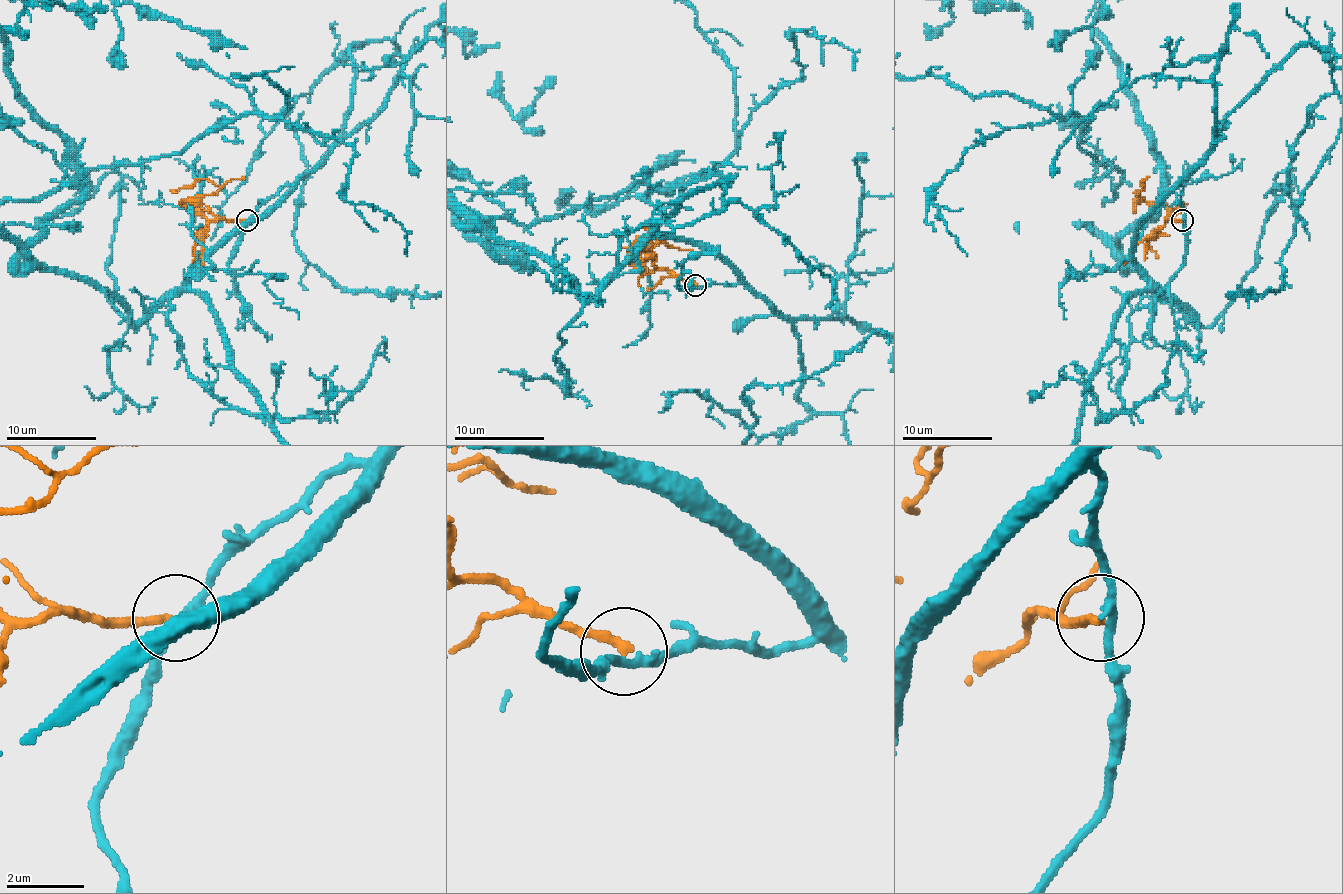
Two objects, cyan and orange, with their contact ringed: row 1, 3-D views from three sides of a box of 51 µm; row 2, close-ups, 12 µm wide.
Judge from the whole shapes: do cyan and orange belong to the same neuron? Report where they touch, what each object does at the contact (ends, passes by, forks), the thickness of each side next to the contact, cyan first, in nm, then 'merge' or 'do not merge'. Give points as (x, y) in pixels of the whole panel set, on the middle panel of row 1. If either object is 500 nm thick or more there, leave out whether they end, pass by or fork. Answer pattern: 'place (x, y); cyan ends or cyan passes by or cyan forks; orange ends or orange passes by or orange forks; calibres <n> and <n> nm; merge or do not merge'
place (695, 285); cyan passes by; orange ends; calibres 240 and 240 nm; do not merge

